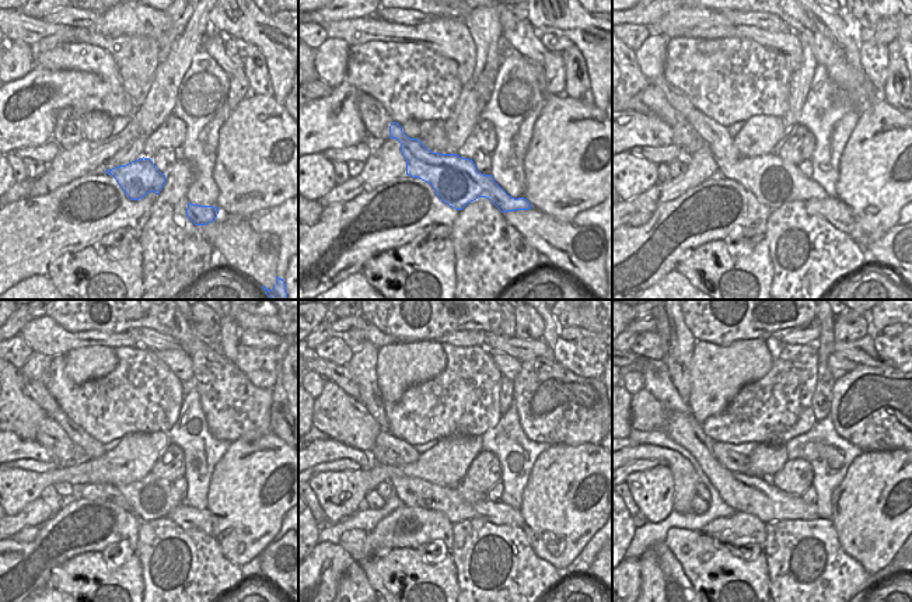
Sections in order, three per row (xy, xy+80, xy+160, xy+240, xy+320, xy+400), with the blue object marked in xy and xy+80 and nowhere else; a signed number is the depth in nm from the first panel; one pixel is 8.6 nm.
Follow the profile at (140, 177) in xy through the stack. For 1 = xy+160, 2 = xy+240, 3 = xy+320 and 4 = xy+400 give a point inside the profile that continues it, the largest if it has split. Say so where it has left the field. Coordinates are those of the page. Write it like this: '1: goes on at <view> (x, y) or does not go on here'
1: goes on at xy+160 (775, 182)
2: goes on at xy+240 (150, 497)
3: goes on at xy+320 (364, 374)
4: goes on at xy+400 (682, 342)

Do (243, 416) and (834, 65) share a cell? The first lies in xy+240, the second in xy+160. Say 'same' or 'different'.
same

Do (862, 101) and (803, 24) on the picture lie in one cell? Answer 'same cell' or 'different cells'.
same cell

